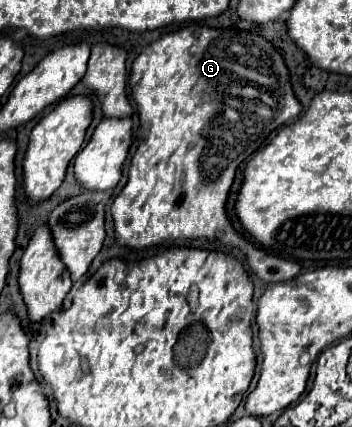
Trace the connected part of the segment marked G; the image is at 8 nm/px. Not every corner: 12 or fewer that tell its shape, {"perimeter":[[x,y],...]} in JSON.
{"perimeter":[[188,23],[132,63],[120,245],[240,235],[244,159],[302,111],[262,35]]}

